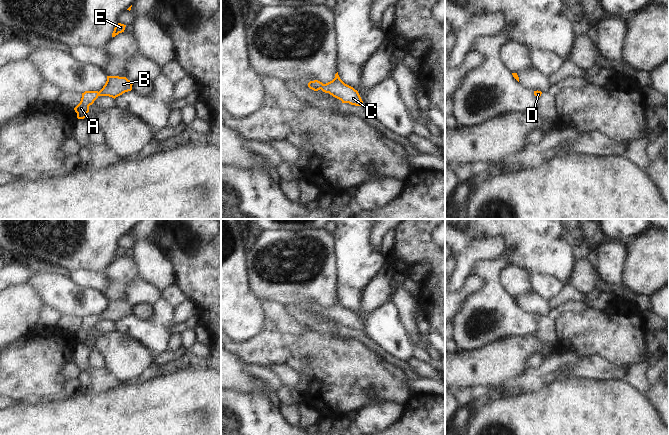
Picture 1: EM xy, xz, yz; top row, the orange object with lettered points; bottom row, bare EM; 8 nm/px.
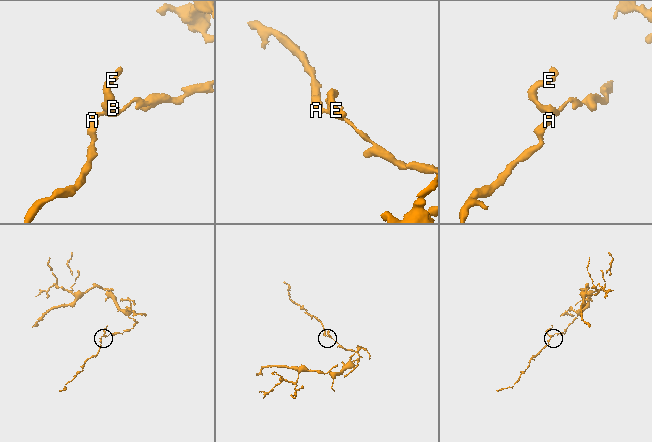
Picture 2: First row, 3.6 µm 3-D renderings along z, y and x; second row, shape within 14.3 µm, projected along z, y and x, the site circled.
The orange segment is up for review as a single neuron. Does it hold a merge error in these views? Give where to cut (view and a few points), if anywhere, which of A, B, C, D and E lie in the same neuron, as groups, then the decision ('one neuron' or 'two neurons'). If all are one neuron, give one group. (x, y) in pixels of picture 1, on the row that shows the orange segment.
cut none; groups A B C D E; one neuron

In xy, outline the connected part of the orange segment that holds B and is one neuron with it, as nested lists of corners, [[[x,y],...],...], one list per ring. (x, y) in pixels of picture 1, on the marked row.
[[[107,76],[107,81],[99,92],[85,91],[82,93],[80,103],[74,108],[77,113],[77,118],[84,119],[89,112],[89,106],[92,105],[99,96],[109,96],[115,99],[123,93],[131,91],[132,85],[133,82],[126,77]]]

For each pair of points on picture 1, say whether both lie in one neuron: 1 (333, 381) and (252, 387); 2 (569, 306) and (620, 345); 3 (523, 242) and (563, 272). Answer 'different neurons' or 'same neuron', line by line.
1: different neurons
2: different neurons
3: same neuron

